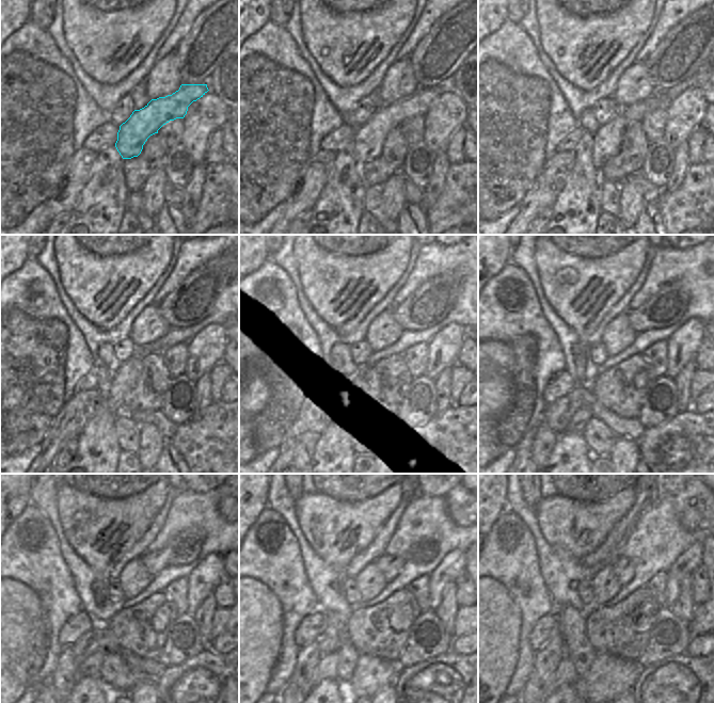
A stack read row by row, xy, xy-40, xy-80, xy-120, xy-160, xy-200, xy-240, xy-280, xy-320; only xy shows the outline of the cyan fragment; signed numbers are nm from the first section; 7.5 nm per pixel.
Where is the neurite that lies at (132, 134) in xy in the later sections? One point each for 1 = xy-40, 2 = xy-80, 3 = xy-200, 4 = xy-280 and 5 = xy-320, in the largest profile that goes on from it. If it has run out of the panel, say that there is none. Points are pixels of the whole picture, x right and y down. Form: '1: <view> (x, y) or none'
1: xy-40 (368, 138)
2: xy-80 (607, 139)
3: xy-200 (580, 418)
4: xy-280 (327, 669)
5: xy-320 (565, 673)

